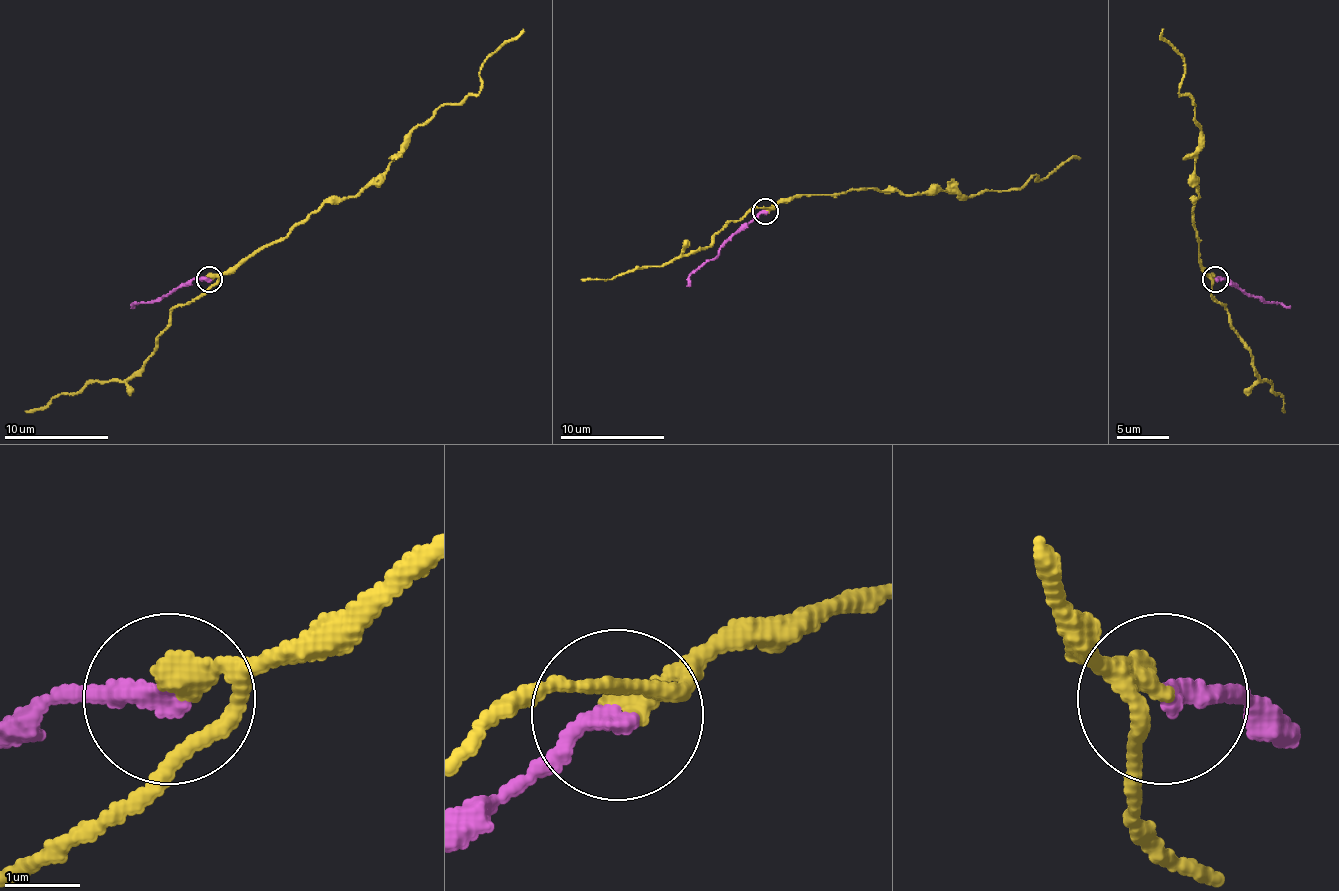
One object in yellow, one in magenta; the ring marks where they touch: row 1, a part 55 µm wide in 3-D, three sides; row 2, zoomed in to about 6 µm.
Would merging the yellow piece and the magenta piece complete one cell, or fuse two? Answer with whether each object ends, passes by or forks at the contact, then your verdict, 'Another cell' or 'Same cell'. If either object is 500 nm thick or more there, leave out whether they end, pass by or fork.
At the ring yellow passes by. At the ring magenta ends. Another cell

